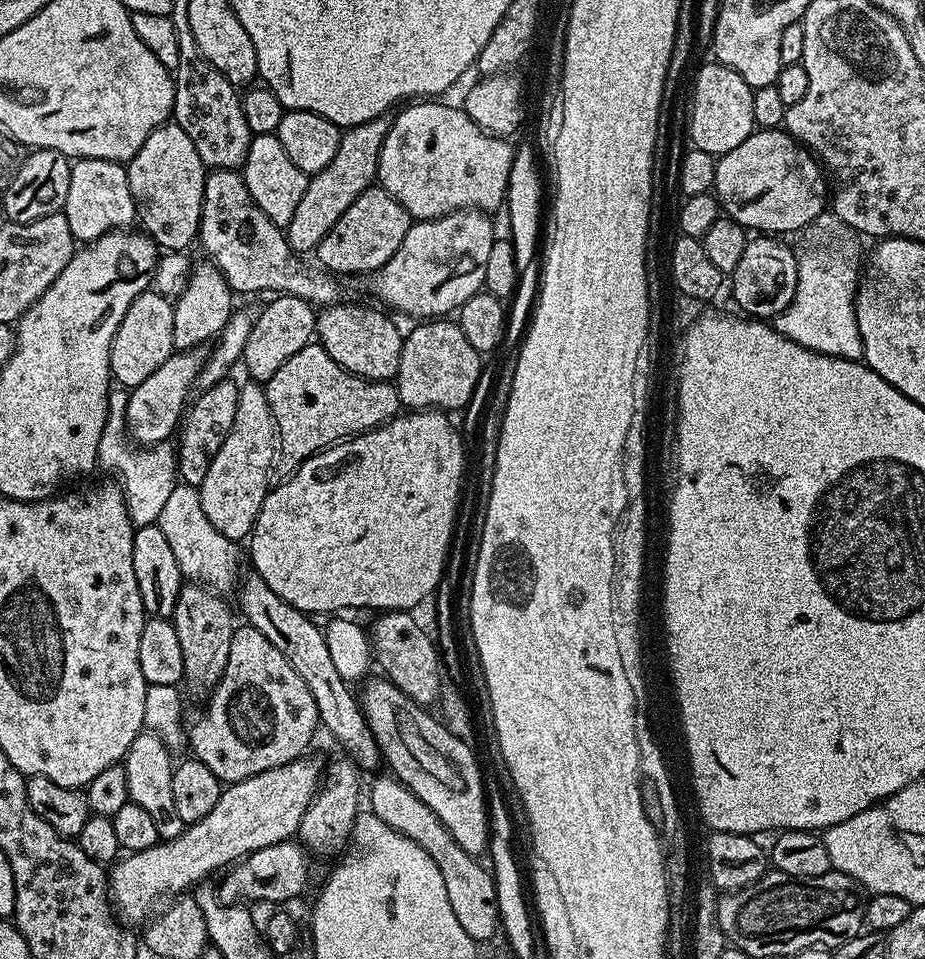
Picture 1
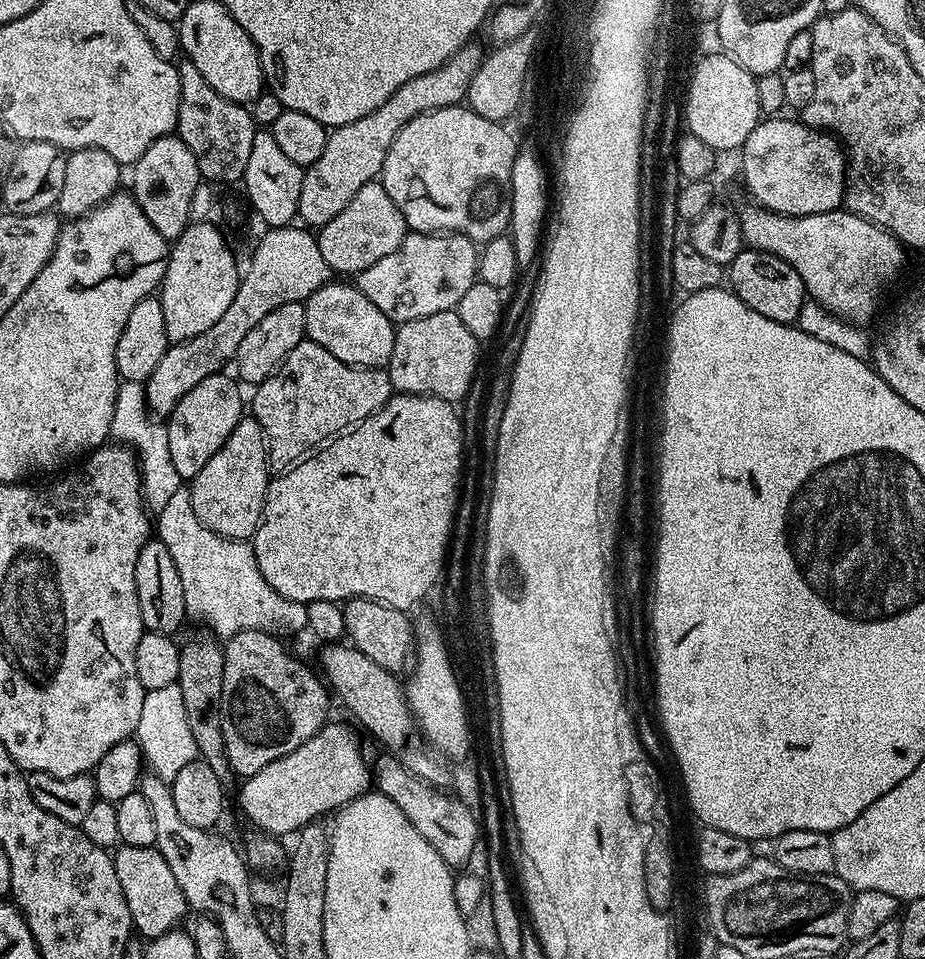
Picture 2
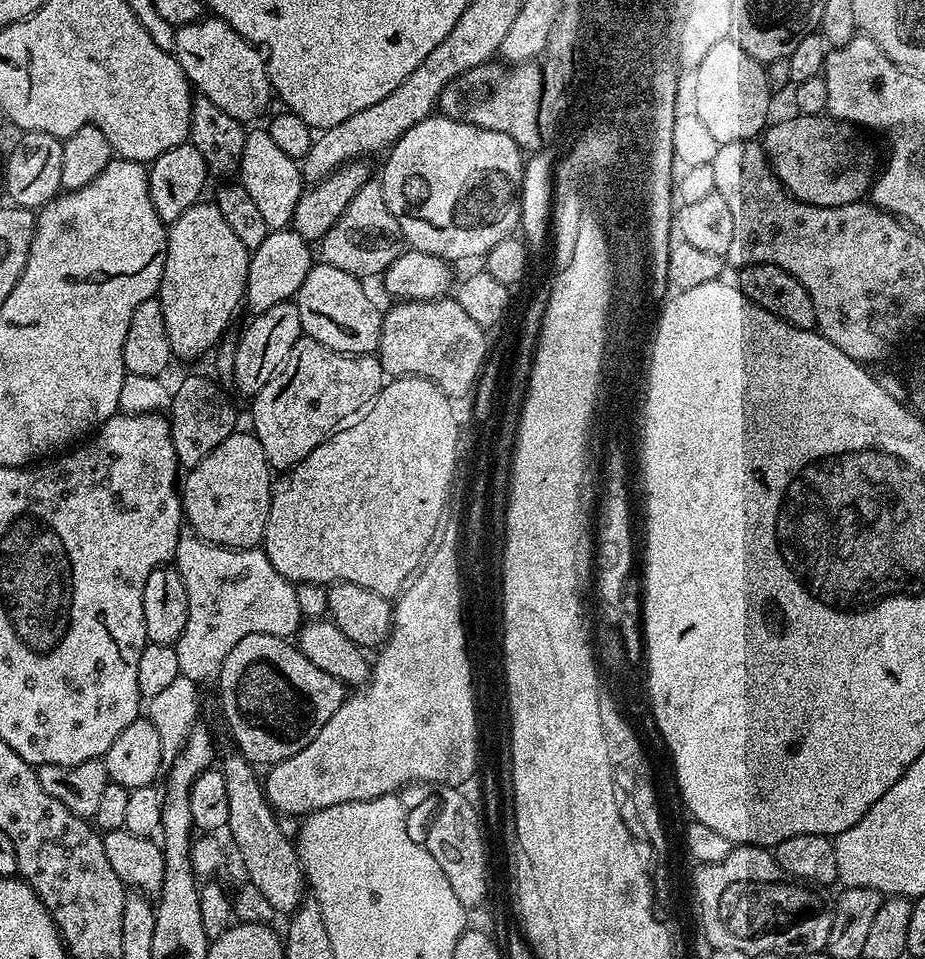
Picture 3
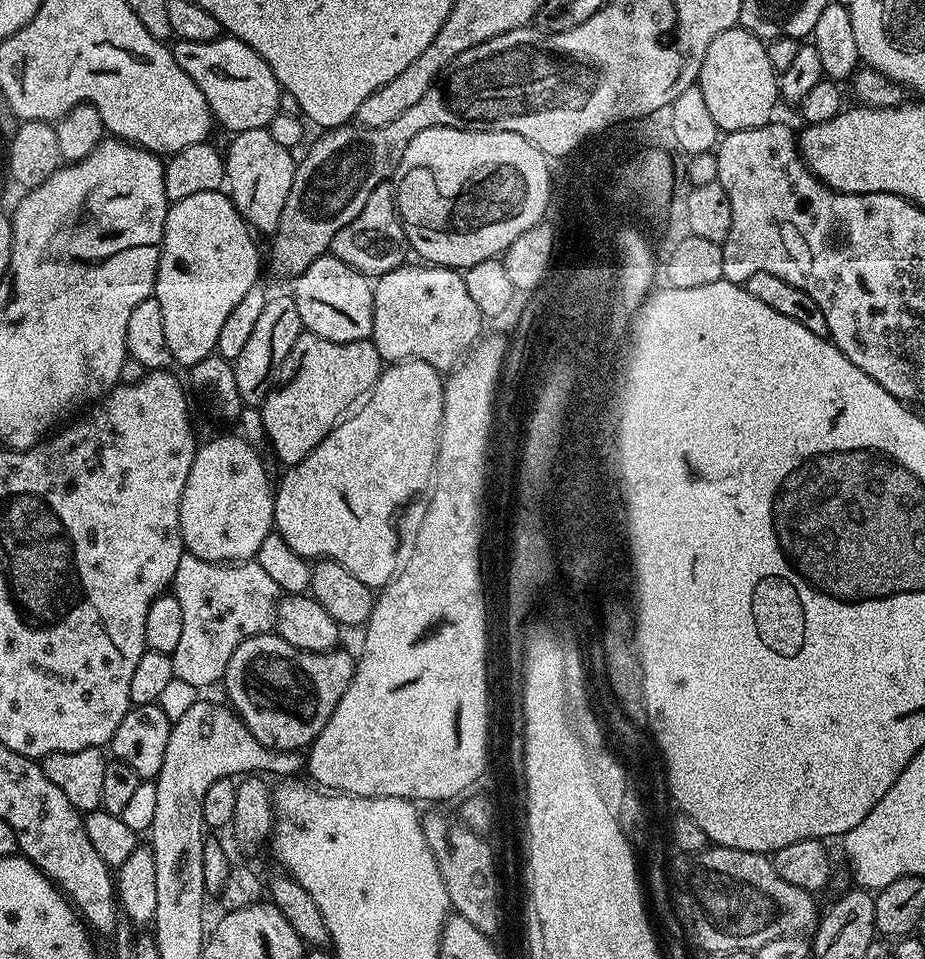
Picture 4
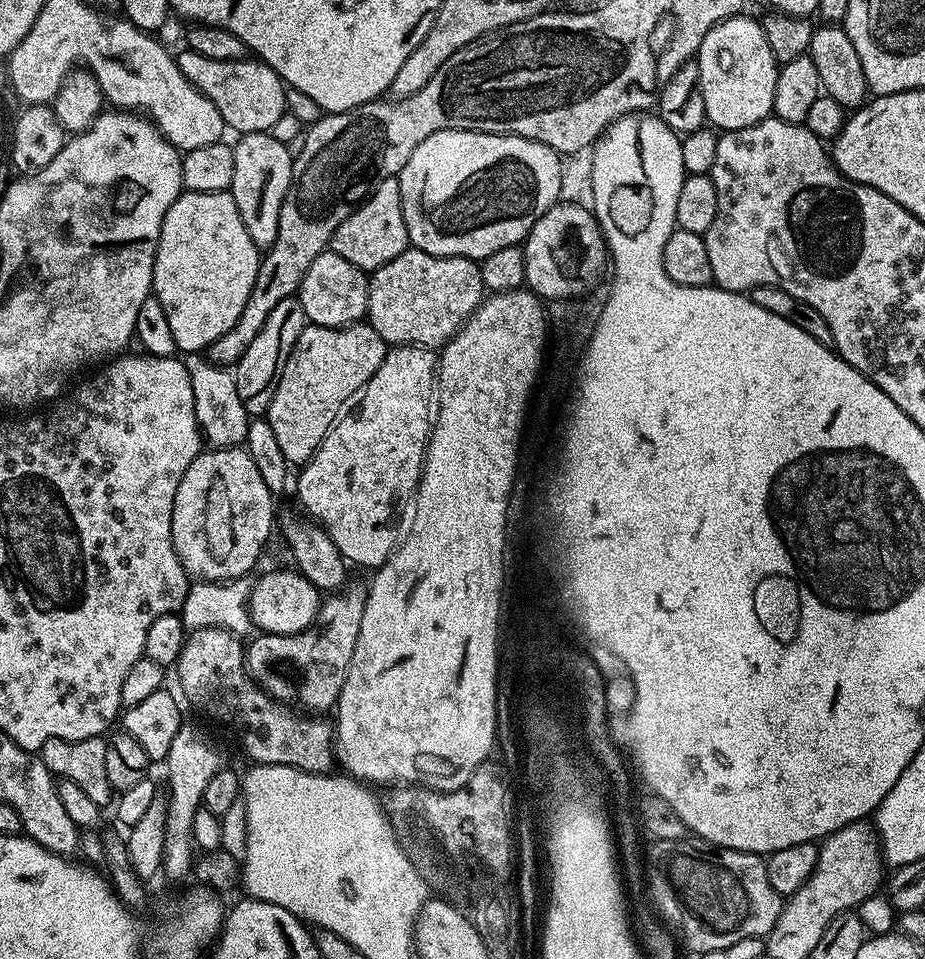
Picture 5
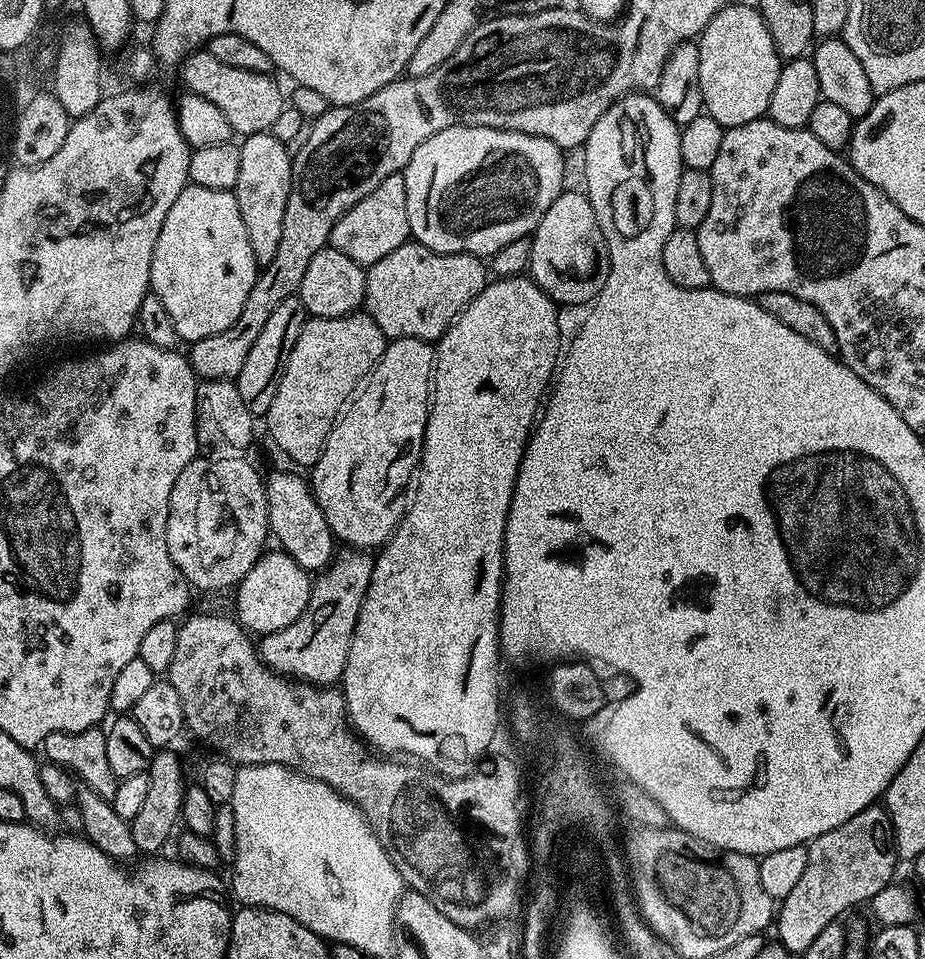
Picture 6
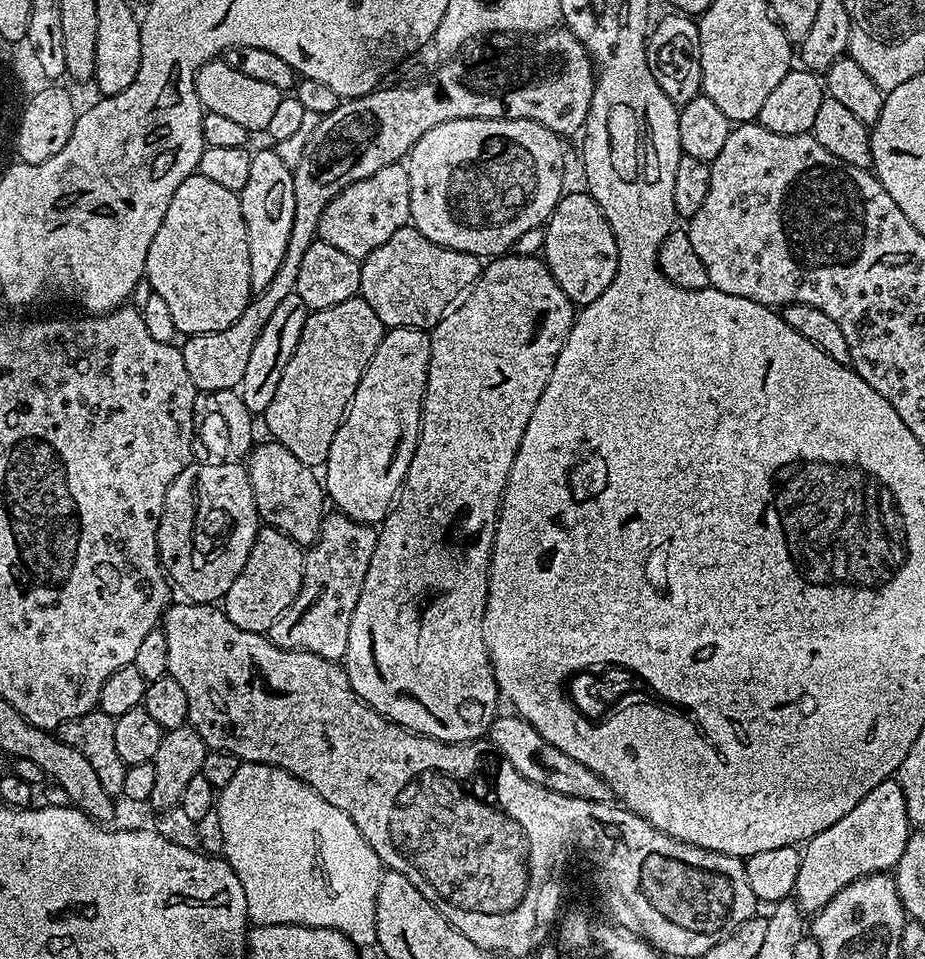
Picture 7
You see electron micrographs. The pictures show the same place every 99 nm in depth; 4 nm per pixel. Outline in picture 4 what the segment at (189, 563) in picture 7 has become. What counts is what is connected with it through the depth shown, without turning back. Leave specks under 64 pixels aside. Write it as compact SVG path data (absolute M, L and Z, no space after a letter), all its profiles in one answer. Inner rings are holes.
M220 436L209 444L201 443L180 499L180 537L184 540L186 552L214 564L251 561L258 546L262 546L269 532L273 531L273 495L273 481L268 481L268 472L259 454L246 441L236 436Z

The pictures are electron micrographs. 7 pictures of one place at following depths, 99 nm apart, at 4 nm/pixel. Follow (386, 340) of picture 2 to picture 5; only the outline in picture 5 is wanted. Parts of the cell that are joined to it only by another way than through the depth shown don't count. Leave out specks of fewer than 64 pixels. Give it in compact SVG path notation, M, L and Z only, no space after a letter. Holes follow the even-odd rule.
M325 250L318 254L310 270L306 270L298 293L307 323L327 328L361 323L368 315L368 282L369 277L361 268L346 262L337 252Z

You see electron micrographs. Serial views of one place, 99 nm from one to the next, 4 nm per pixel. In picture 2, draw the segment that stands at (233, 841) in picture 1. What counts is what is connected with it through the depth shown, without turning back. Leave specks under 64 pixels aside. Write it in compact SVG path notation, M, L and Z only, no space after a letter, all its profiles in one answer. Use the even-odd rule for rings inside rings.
M325 723L315 736L302 742L298 750L270 762L270 766L262 766L258 774L243 781L244 789L240 792L240 804L244 807L245 818L256 827L253 829L277 838L285 838L284 836L288 835L291 837L299 833L301 828L324 818L320 816L326 815L327 812L335 813L351 800L357 800L369 791L370 768L366 760L364 764L363 758L360 757L360 744L356 741L355 734L340 724L332 723Z

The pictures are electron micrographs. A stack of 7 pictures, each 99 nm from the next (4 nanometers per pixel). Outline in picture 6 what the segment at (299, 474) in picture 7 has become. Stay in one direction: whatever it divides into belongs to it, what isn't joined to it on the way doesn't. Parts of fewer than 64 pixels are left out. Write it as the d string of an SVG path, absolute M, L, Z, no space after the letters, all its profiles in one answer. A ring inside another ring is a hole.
M276 472L267 477L264 485L268 507L268 531L279 547L310 574L319 574L334 559L334 537L318 502L312 493L311 483L296 472Z

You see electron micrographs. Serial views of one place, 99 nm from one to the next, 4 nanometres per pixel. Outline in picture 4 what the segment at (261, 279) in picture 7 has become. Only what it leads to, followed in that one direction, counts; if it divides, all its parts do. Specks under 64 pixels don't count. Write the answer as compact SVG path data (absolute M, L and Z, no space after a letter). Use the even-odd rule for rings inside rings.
M267 128L237 132L231 137L232 145L224 156L224 178L227 195L231 196L232 204L240 211L240 216L247 222L253 233L268 232L275 234L278 222L282 218L282 206L286 206L286 198L290 195L290 186L294 182L296 164L291 160L288 149L278 146L274 138L270 138Z

